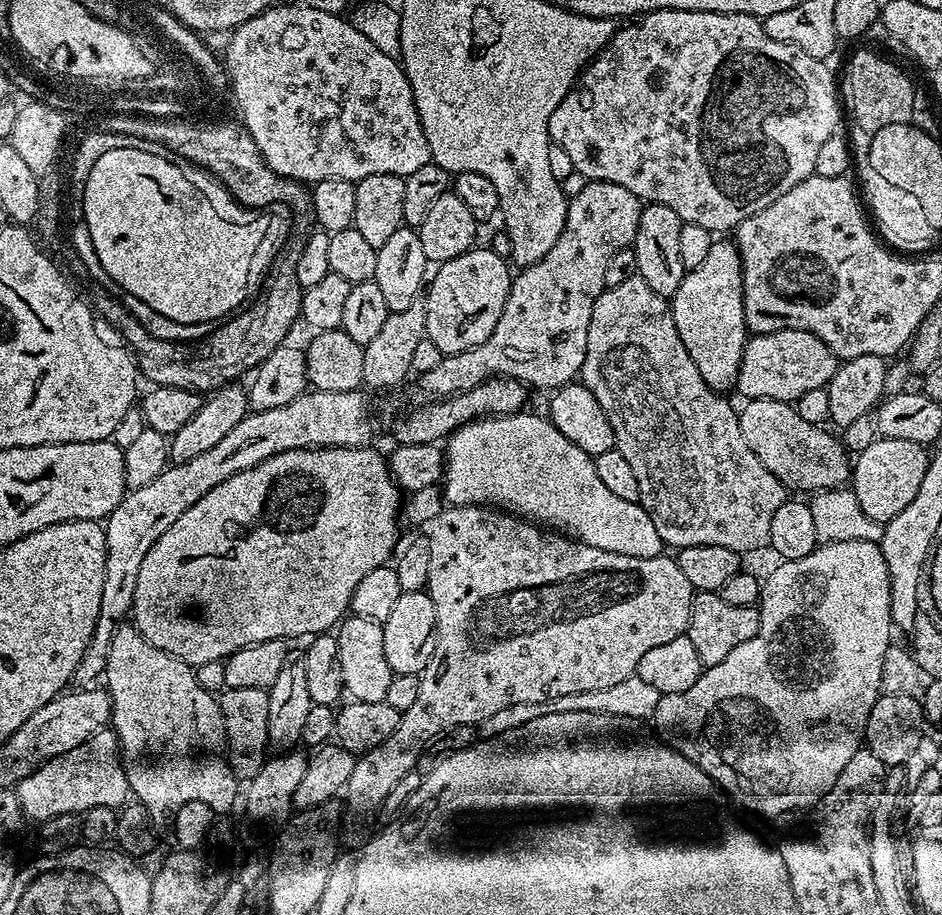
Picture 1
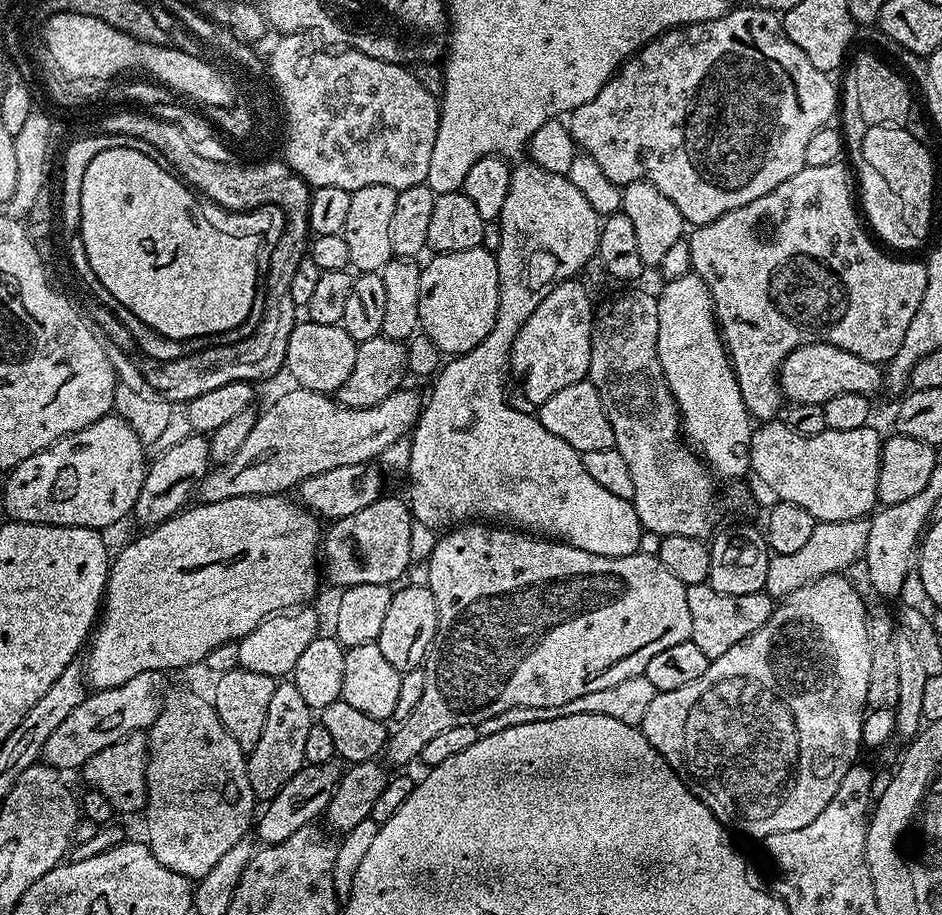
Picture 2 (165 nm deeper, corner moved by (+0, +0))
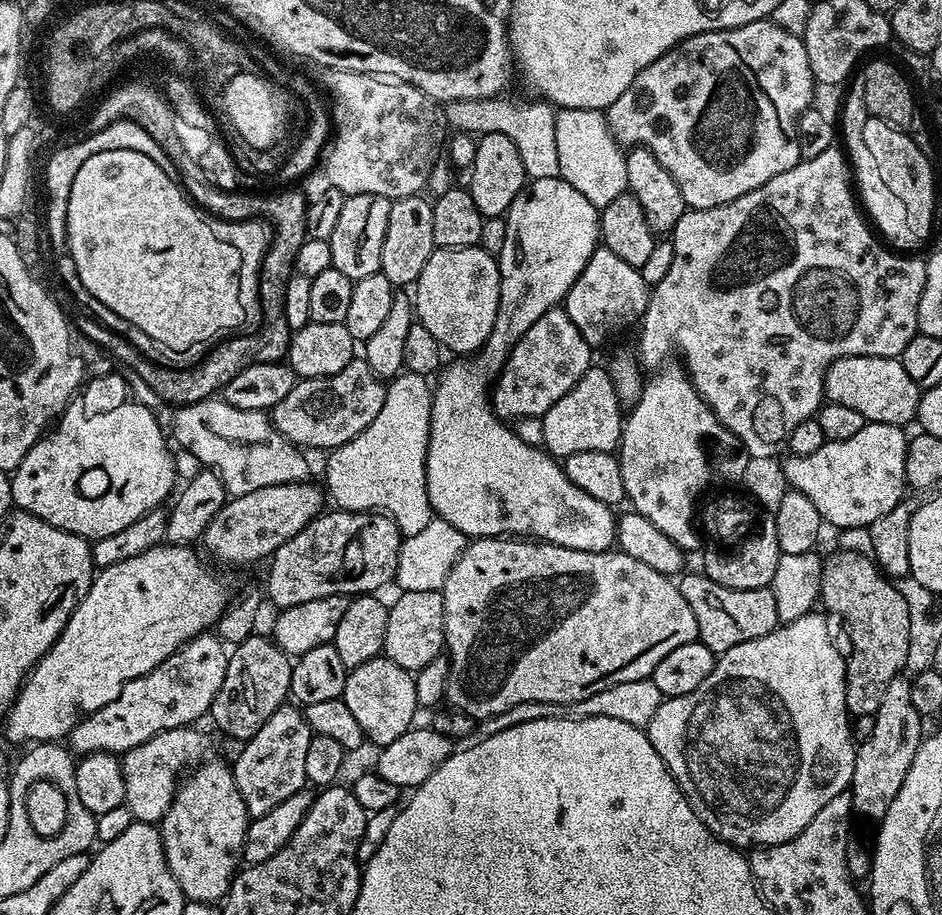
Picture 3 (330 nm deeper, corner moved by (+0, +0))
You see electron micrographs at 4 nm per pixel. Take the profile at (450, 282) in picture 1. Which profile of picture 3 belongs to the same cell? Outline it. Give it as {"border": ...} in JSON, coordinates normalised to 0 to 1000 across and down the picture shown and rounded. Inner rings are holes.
{"border":[[[463,271],[448,291],[439,311],[439,345],[461,369],[465,369],[468,381],[476,380],[480,387],[504,387],[516,374],[520,361],[524,361],[524,348],[529,343],[531,325],[531,291],[528,281],[515,271]]]}

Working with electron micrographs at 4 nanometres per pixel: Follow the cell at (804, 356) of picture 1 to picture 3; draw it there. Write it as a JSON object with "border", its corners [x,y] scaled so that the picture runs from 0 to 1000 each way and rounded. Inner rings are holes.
{"border":[[[899,389],[884,393],[873,416],[878,440],[902,444],[924,463],[967,464],[972,458],[979,425],[962,409],[962,400],[950,389]]]}

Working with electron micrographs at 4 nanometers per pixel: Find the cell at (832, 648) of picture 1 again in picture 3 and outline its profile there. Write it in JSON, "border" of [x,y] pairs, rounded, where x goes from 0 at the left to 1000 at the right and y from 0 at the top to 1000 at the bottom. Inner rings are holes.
{"border":[[[863,667],[851,675],[829,681],[817,693],[804,699],[788,702],[783,706],[775,706],[775,710],[763,714],[760,718],[758,732],[749,737],[749,745],[741,750],[741,754],[732,754],[732,758],[710,761],[699,772],[694,785],[690,785],[686,797],[694,820],[707,833],[711,846],[726,864],[726,870],[732,877],[737,890],[741,890],[743,897],[763,916],[787,929],[797,928],[799,925],[814,925],[829,922],[843,916],[856,903],[860,903],[860,894],[881,877],[890,868],[901,864],[907,846],[910,814],[904,807],[902,779],[898,772],[898,721],[890,709],[883,705],[883,691],[879,682],[869,673],[869,668]]]}

